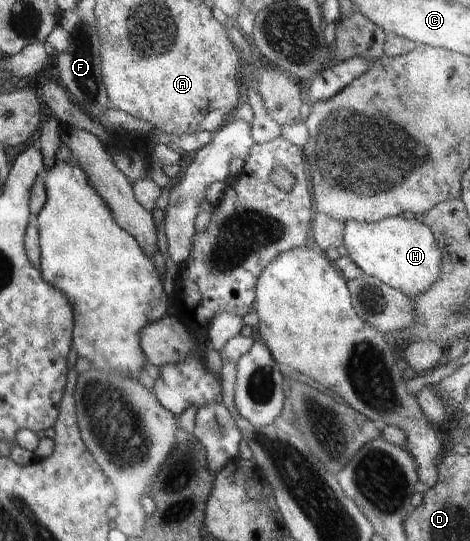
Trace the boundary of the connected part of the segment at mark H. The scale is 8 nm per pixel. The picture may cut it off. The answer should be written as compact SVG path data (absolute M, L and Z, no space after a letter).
M388 217L375 223L348 219L343 225L343 245L352 262L366 275L401 290L411 299L424 294L440 276L441 250L429 226L415 219Z

